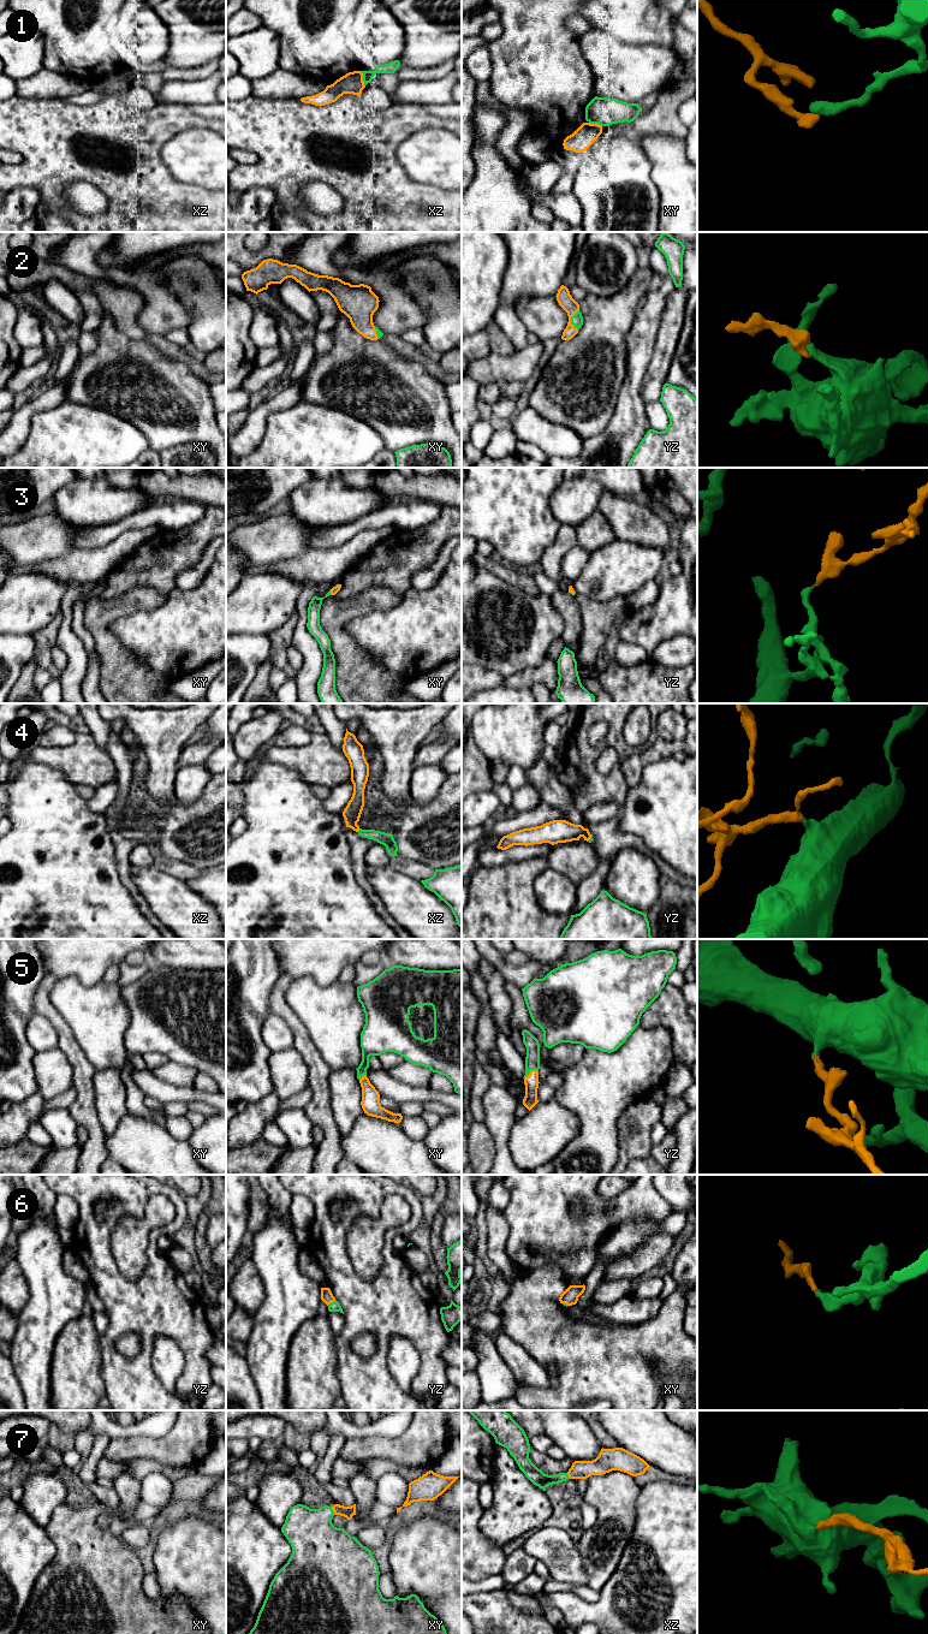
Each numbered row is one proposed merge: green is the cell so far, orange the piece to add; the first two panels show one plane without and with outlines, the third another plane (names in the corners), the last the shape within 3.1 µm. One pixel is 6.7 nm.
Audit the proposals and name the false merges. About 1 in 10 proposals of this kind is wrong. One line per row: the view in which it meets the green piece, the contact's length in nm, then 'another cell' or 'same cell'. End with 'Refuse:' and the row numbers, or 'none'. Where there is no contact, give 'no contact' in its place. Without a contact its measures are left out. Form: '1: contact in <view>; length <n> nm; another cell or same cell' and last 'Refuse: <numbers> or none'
1: contact in xz; length 110 nm; another cell
2: contact in yz; length 140 nm; same cell
3: contact in xy; length 40 nm; same cell
4: contact in xz; length 30 nm; same cell
5: contact in yz; length 120 nm; same cell
6: contact in yz; length 70 nm; same cell
7: contact in xy; length 60 nm; same cell
Refuse: 1

